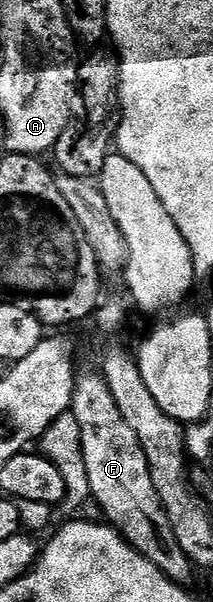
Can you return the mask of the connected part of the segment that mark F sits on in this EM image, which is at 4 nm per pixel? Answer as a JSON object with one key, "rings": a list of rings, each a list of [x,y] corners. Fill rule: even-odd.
{"rings":[[[93,372],[86,376],[85,373],[78,375],[71,409],[75,422],[79,422],[80,463],[92,503],[101,507],[102,514],[106,516],[102,517],[135,551],[143,554],[147,562],[159,566],[167,579],[182,586],[192,585],[195,566],[187,554],[183,554],[183,546],[179,546],[179,538],[175,538],[175,530],[171,530],[163,502],[159,502],[159,494],[155,494],[147,454],[143,454],[143,446],[139,438],[135,438],[135,430],[131,430],[123,414],[119,414],[119,406],[115,406],[115,398],[111,398],[104,376]]]}

